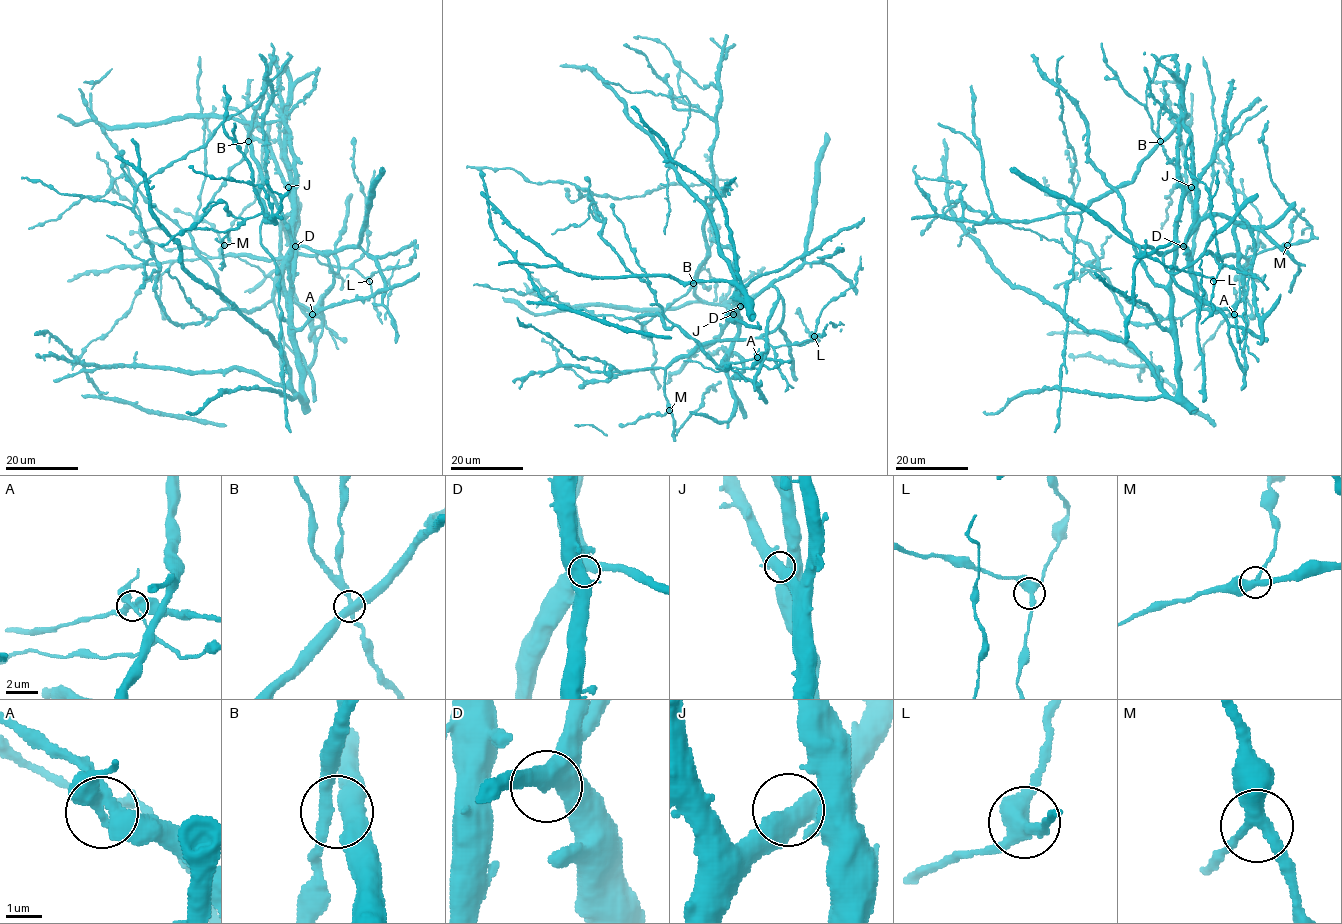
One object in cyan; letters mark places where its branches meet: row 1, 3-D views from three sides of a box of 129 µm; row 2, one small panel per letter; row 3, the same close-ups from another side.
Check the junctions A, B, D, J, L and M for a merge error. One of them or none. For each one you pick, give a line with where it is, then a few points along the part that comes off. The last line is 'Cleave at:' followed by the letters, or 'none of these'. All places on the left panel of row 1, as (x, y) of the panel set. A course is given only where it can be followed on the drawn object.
A: place (312, 314)
Cleave at: A

